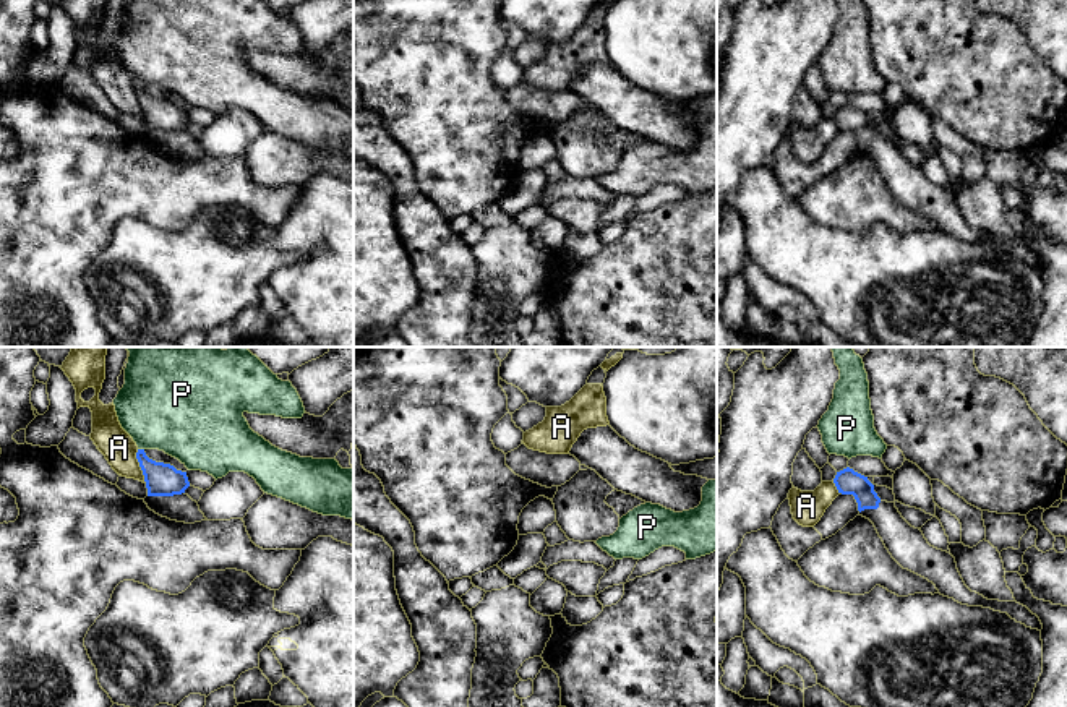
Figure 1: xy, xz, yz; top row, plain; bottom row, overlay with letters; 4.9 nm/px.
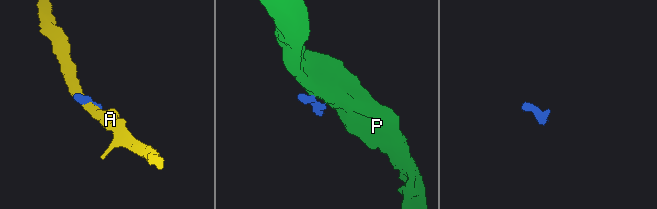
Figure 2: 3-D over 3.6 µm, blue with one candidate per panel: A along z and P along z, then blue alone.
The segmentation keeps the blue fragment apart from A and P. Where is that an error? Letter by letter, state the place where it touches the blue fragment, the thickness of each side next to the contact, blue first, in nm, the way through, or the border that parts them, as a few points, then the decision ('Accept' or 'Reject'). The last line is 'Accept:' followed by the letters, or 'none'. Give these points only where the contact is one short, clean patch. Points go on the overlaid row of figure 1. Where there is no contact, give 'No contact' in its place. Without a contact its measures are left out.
A: Touches blue at xy (140, 466). Thickness 160 nm (blue) against 160 nm. Boundary: xy (137, 449), (137, 459), (146, 482). Reject
P: Touches blue at xy (141, 449). Thickness 160 nm (blue) against 440 nm. Boundary: xy (138, 448), (143, 449). Reject
Accept: none

